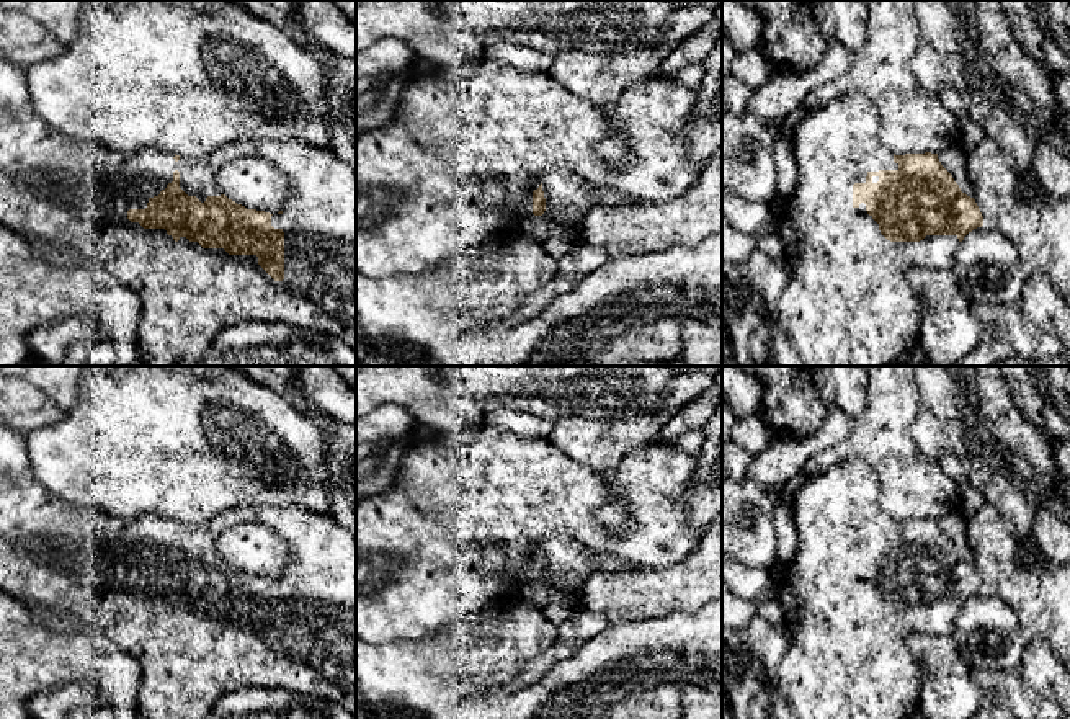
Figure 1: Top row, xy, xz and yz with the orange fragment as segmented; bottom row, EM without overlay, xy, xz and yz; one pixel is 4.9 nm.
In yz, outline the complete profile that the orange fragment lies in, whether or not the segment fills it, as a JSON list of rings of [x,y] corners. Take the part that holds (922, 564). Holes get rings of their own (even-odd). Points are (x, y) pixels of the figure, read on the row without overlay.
[[[848,458],[823,472],[812,474],[789,498],[799,541],[794,559],[781,570],[778,580],[778,600],[784,610],[786,626],[792,629],[787,654],[778,667],[781,693],[797,719],[913,719],[920,706],[921,678],[908,652],[907,637],[913,632],[952,636],[954,623],[964,603],[983,592],[983,582],[975,565],[961,557],[952,541],[941,531],[938,520],[895,521],[885,515],[879,507],[879,480],[861,458]]]

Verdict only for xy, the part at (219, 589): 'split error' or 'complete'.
split error

